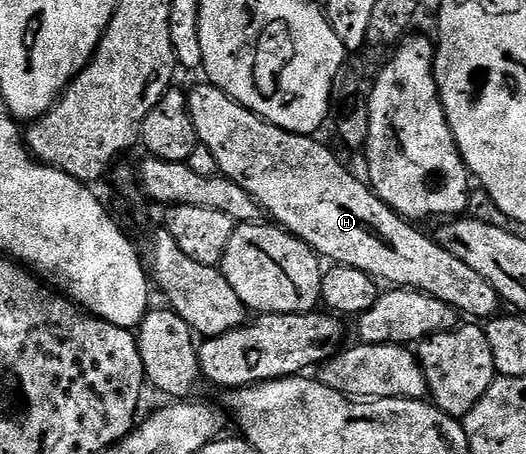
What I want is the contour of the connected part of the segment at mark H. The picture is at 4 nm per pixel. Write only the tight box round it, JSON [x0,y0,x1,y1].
[187,81,501,321]

